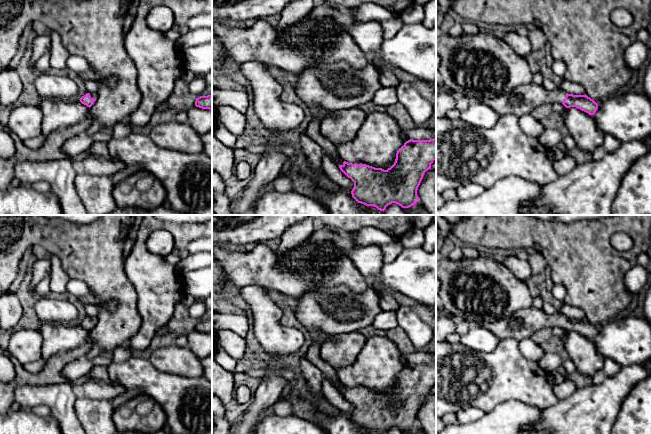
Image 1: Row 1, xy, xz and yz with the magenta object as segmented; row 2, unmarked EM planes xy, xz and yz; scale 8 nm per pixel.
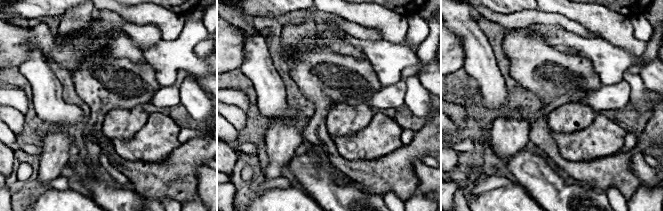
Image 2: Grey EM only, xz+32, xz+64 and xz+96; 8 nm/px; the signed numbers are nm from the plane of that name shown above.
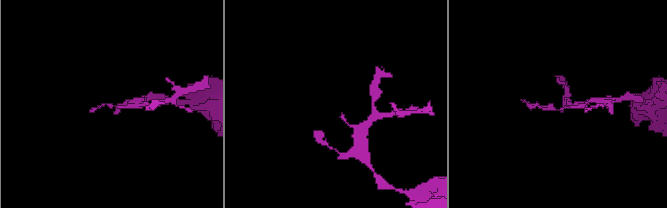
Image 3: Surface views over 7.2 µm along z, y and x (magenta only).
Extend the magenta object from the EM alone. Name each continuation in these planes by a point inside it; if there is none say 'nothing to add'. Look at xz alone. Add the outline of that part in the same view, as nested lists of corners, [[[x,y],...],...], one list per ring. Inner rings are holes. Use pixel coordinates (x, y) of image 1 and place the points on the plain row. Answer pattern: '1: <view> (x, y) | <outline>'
nothing to add

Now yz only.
1: yz (522, 324) | [[[530,306],[516,311],[509,317],[488,322],[487,329],[501,339],[514,339],[520,342],[545,327],[561,327],[566,321],[562,314],[548,315],[542,308]]]

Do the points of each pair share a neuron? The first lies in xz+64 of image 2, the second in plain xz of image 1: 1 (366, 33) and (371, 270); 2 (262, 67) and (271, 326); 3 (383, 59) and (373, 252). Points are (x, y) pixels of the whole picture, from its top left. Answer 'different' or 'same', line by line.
1: same
2: same
3: different

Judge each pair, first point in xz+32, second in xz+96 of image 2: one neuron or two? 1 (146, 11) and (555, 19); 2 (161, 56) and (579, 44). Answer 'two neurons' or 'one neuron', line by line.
1: two neurons
2: one neuron

